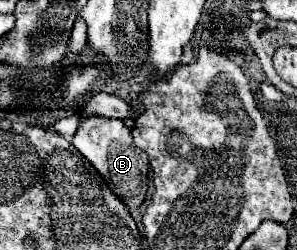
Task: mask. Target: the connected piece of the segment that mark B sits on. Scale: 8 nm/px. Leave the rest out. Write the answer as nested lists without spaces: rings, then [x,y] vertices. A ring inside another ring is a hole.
[[[97,115],[81,117],[77,133],[73,135],[73,145],[79,149],[81,155],[85,155],[91,161],[91,165],[101,173],[101,177],[107,181],[111,191],[125,201],[131,213],[141,207],[147,193],[149,159],[147,159],[147,153],[143,153],[133,145],[129,127],[125,127],[117,119],[107,119]]]

